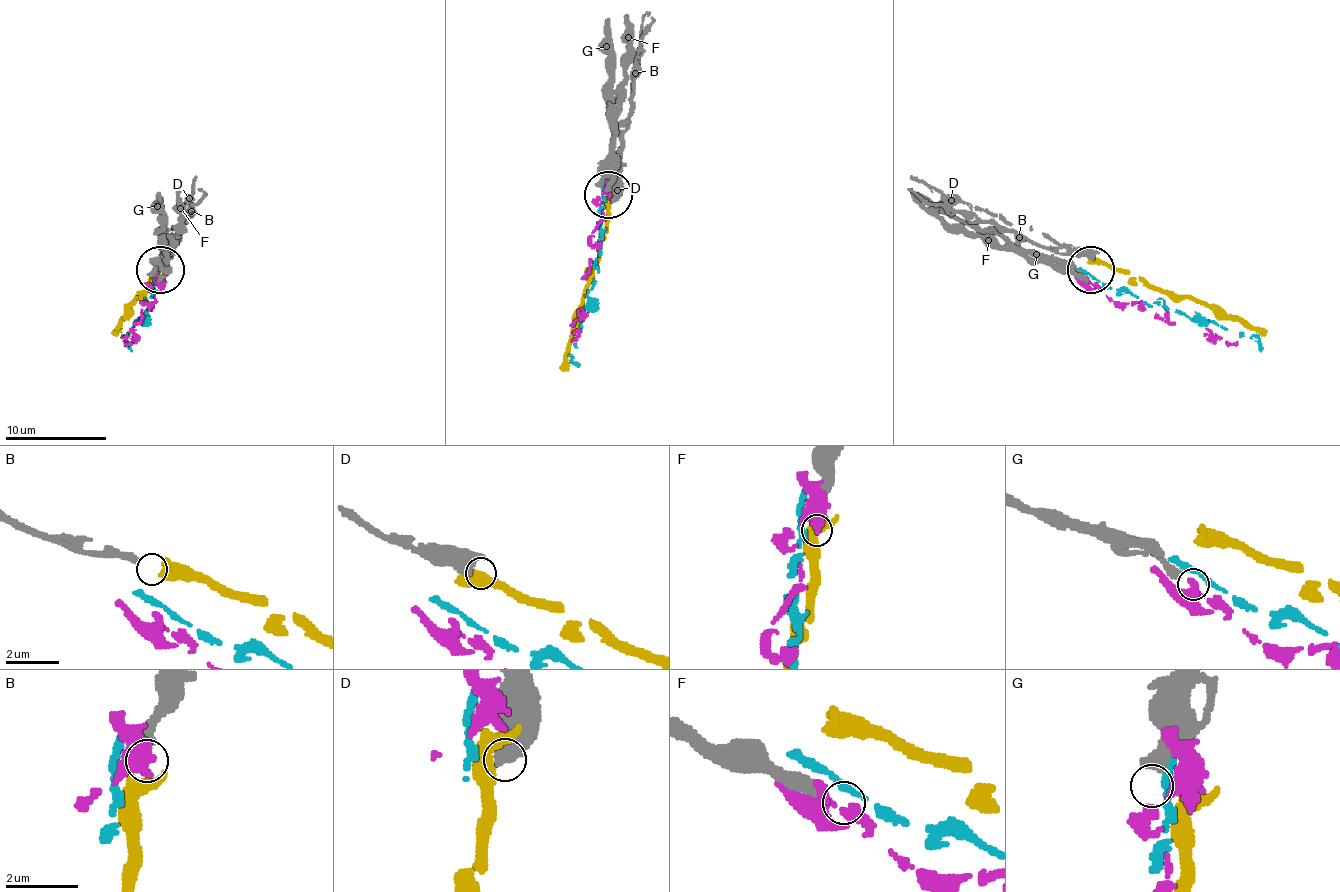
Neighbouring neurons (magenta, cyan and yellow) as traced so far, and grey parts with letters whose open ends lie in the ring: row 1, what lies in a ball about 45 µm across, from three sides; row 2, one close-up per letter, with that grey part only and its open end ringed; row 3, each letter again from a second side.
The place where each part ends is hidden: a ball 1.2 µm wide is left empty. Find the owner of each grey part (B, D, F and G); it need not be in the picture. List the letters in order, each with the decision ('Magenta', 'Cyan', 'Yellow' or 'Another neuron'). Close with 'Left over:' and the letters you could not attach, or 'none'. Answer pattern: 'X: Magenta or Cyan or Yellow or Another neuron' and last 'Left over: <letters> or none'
B: Another neuron
D: Another neuron
F: Another neuron
G: Another neuron
Left over: B, D, F, G

